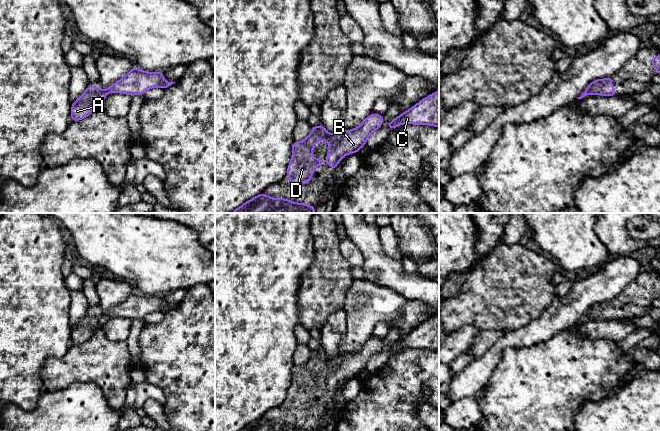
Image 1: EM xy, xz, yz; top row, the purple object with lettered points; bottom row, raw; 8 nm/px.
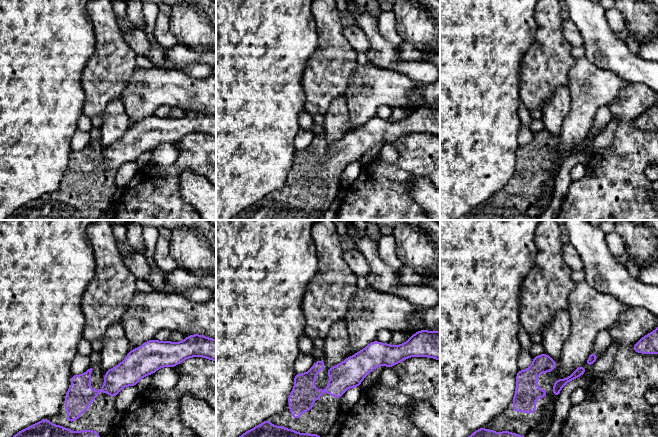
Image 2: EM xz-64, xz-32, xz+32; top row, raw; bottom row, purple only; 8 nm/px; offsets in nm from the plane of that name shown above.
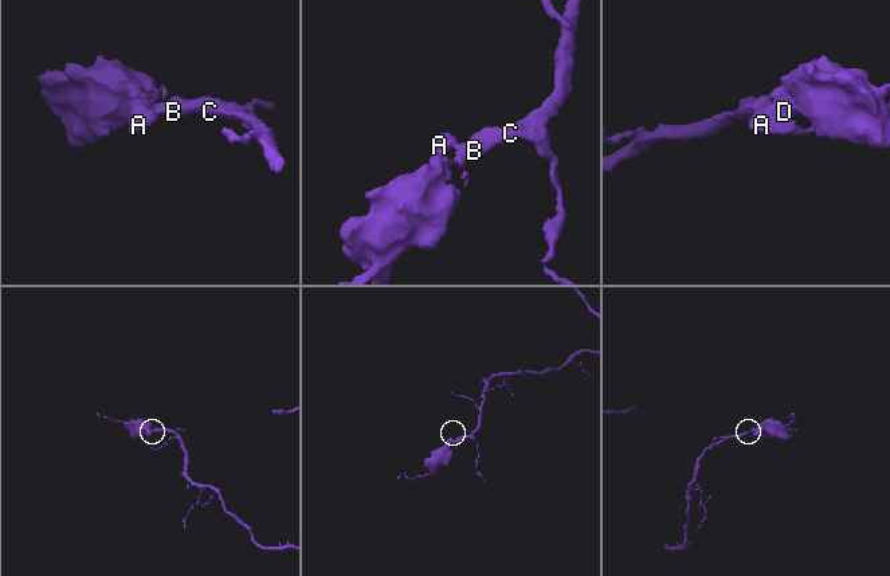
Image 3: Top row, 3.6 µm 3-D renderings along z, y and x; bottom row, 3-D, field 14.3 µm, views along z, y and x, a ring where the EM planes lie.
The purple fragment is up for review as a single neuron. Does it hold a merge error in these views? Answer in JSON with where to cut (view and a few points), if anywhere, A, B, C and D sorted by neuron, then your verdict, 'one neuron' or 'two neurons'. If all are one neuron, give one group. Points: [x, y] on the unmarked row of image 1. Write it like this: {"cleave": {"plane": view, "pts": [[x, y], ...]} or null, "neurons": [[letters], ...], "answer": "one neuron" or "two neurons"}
{"cleave": null, "neurons": [["A", "B", "C", "D"]], "answer": "one neuron"}

